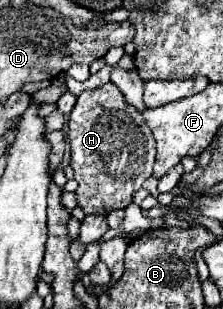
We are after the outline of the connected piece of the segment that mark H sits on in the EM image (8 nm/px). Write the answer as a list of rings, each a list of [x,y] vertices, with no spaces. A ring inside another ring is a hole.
[[[113,83],[83,91],[77,97],[77,105],[69,115],[67,137],[71,143],[71,167],[75,181],[79,181],[75,193],[85,215],[107,215],[115,209],[125,209],[133,193],[153,175],[153,133],[143,115],[125,101],[123,93]]]

